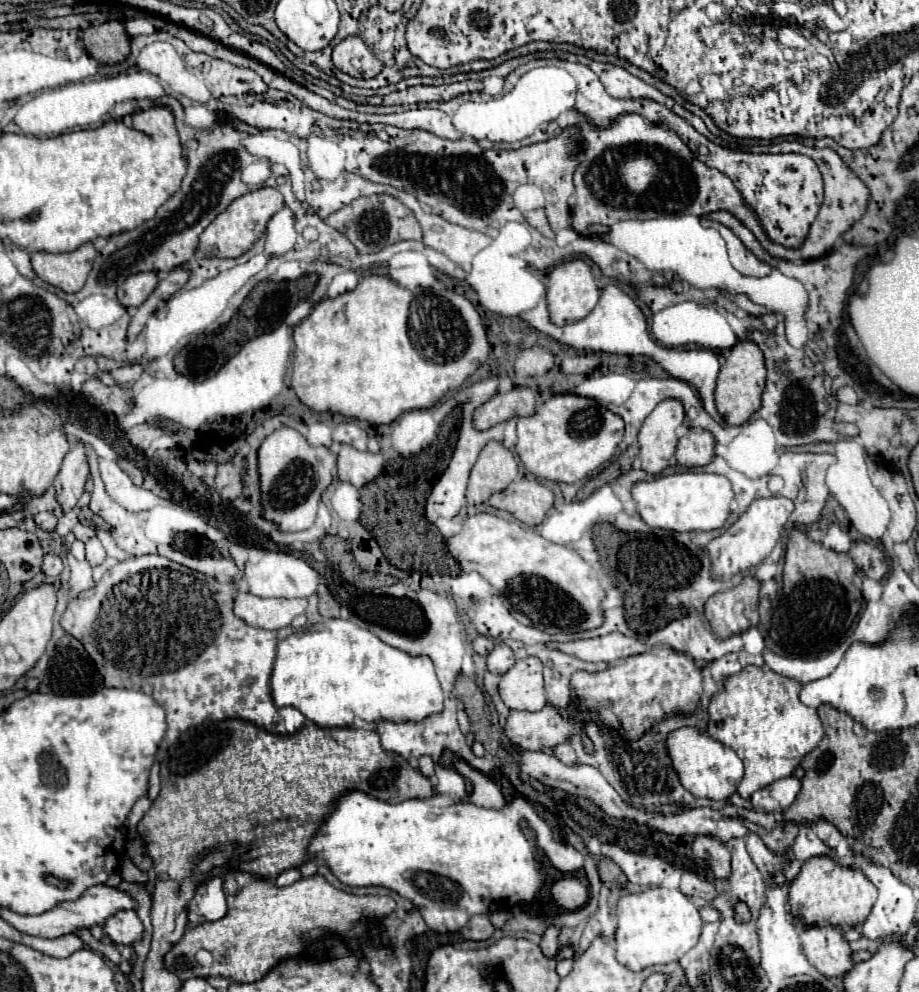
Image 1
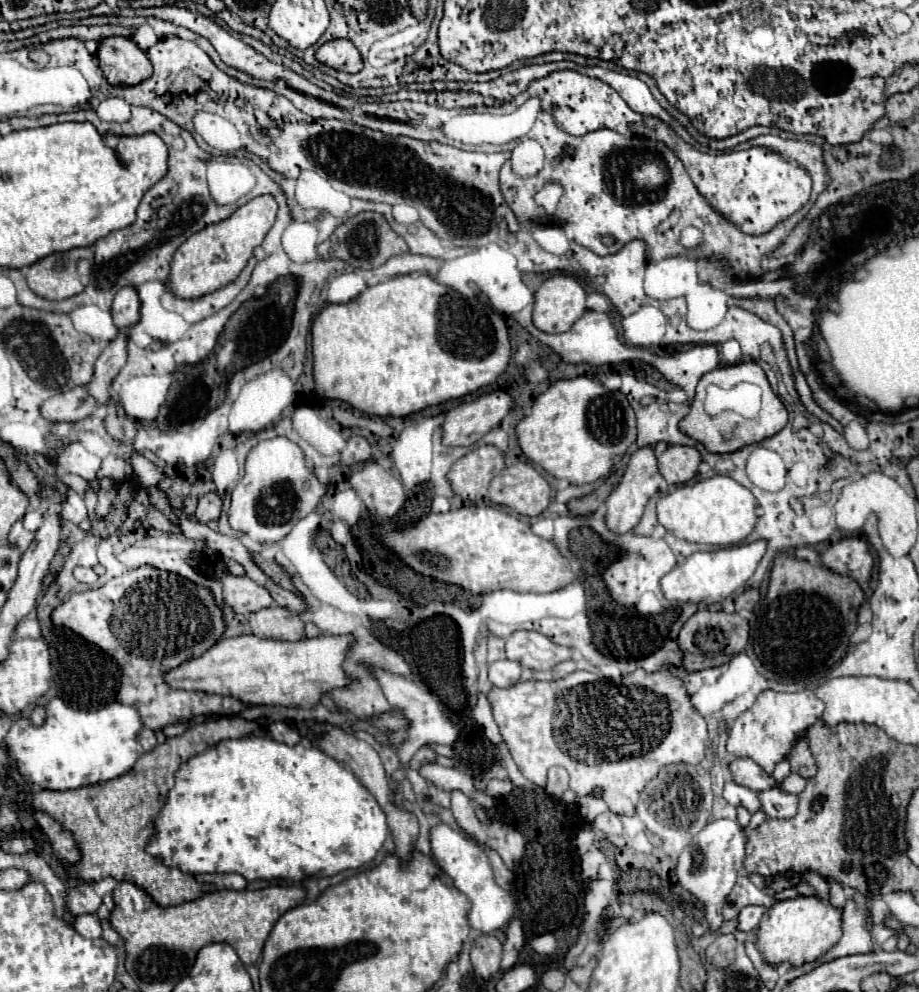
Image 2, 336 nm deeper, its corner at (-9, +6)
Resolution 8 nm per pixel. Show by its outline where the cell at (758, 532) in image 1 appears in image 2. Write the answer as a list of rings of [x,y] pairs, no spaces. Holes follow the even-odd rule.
[[[757,540],[753,544],[741,544],[741,546],[729,546],[719,550],[703,550],[691,554],[685,562],[675,566],[663,580],[661,588],[665,598],[669,600],[683,600],[683,602],[705,602],[715,604],[725,600],[729,594],[733,594],[737,588],[741,588],[757,570],[763,554],[767,550],[767,540]]]

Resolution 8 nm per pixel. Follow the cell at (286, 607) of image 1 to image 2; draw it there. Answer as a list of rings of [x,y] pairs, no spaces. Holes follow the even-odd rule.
[[[283,606],[263,608],[249,616],[249,626],[255,636],[277,638],[277,640],[301,640],[303,620],[297,612]]]

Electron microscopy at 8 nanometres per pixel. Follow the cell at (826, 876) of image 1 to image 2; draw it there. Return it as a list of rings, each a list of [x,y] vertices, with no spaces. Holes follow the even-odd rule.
[[[797,896],[775,902],[763,914],[757,930],[757,946],[769,964],[789,962],[799,966],[821,958],[835,942],[839,942],[841,930],[841,908],[831,906],[819,896]]]

